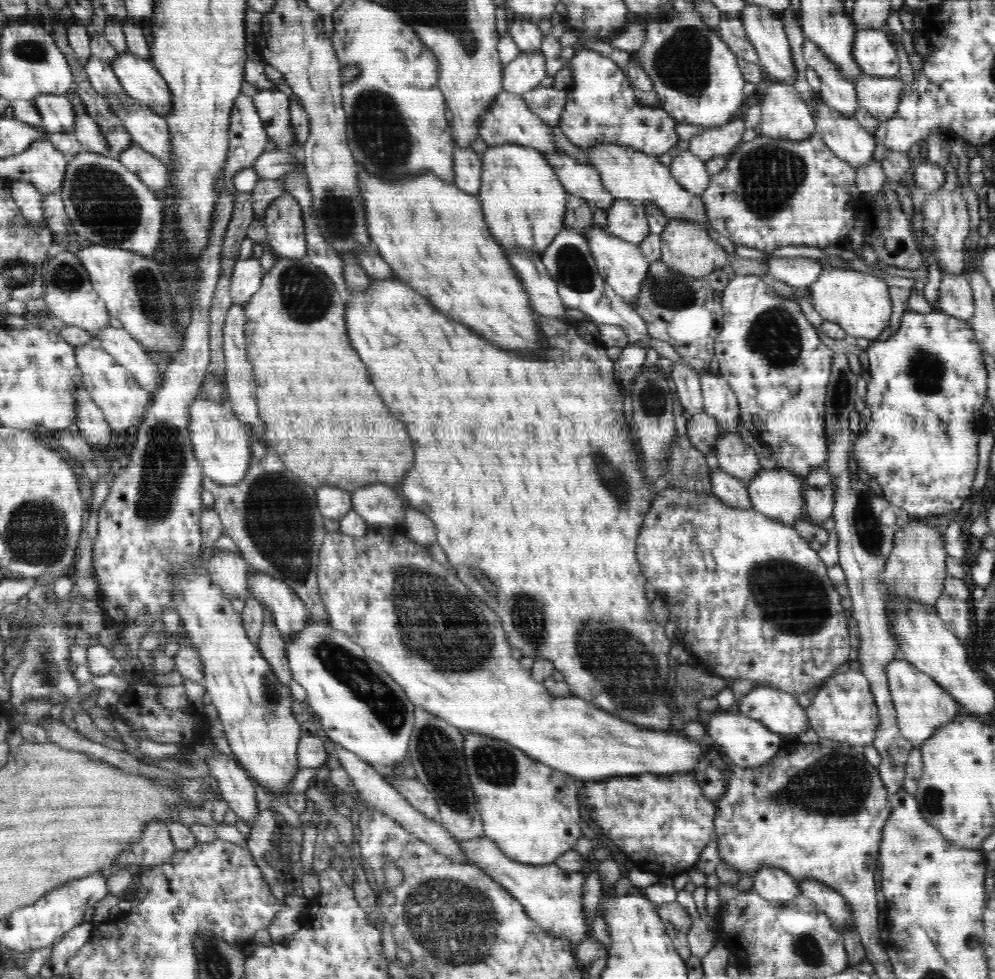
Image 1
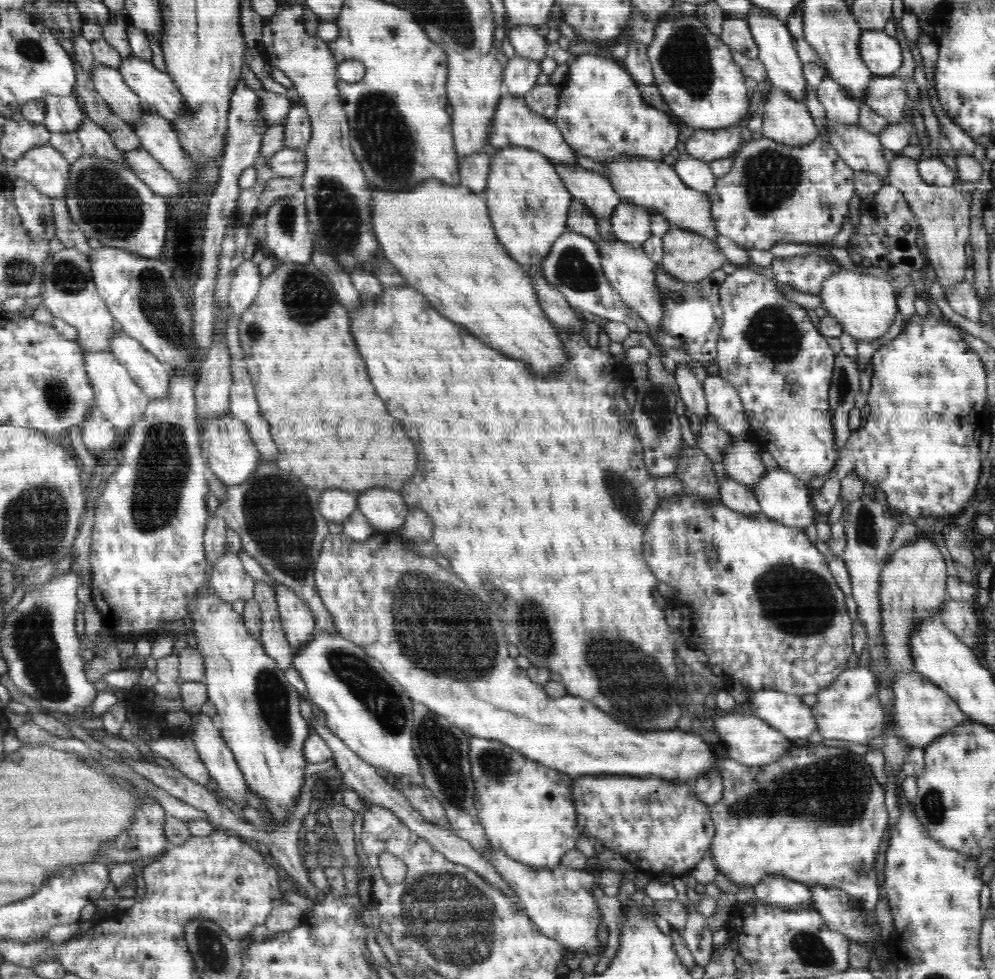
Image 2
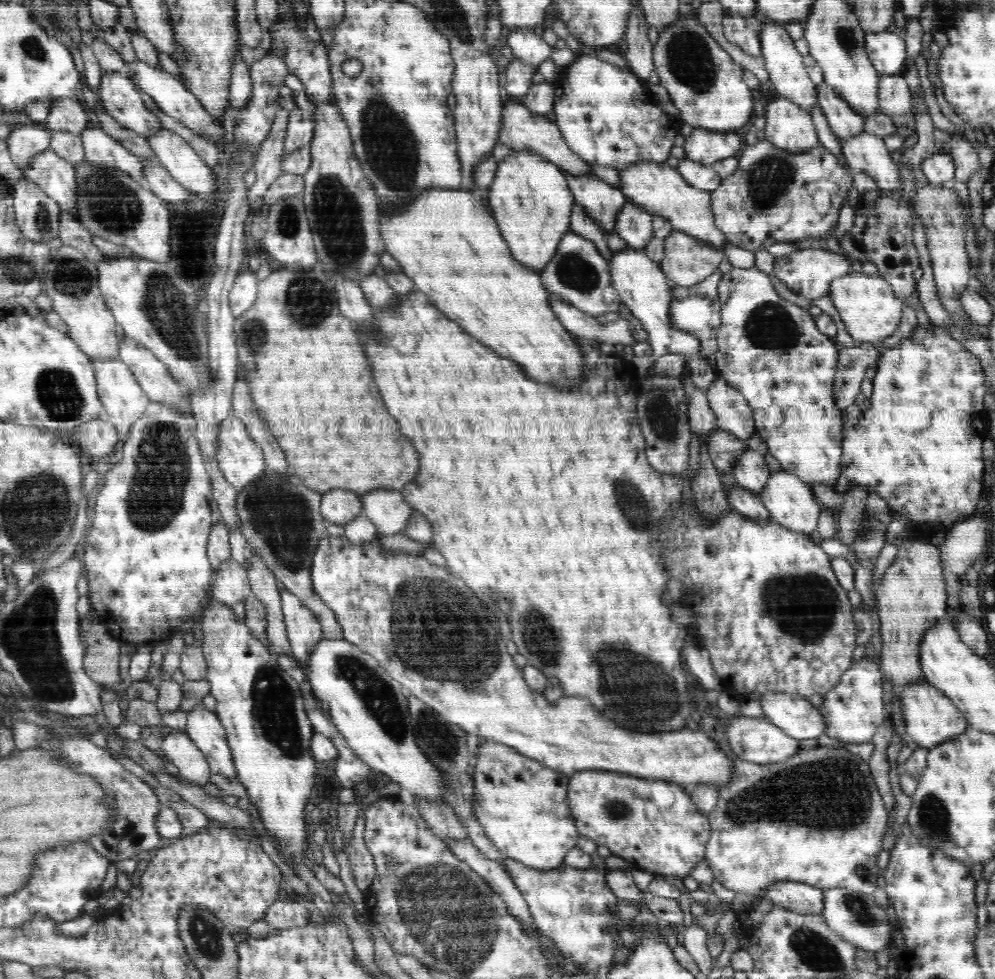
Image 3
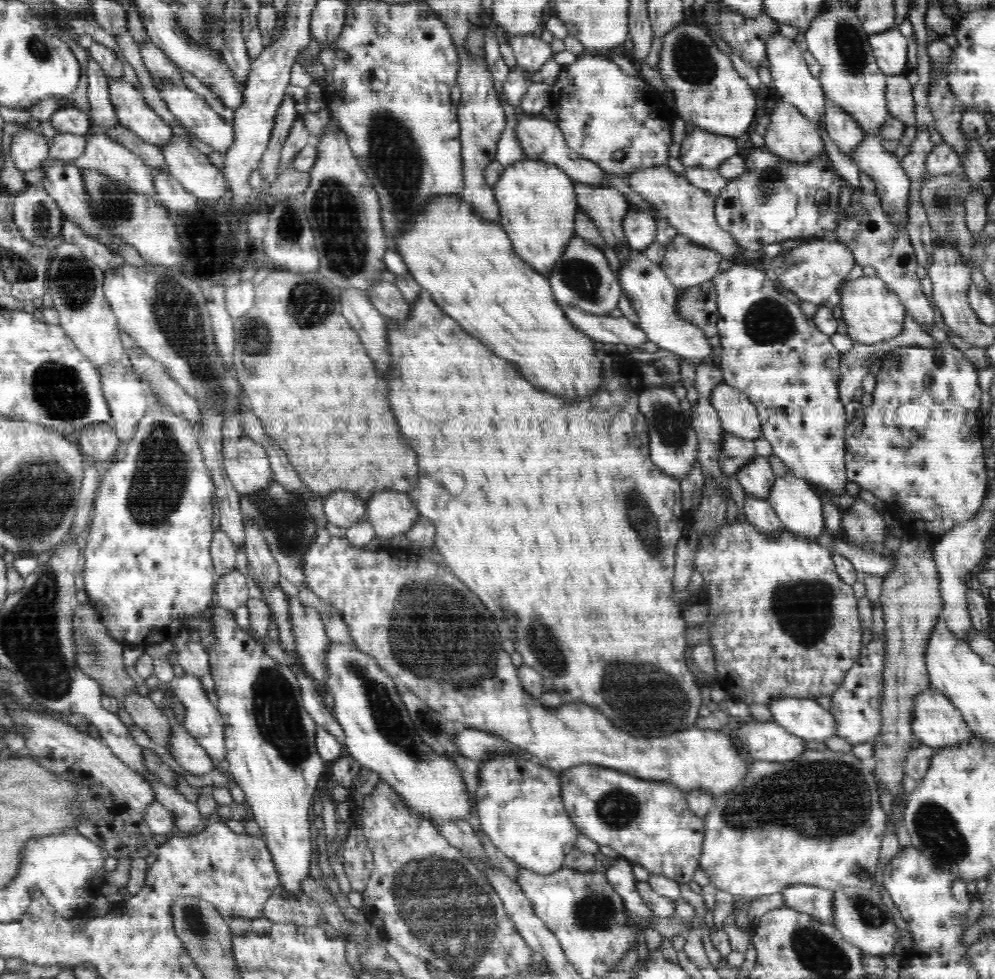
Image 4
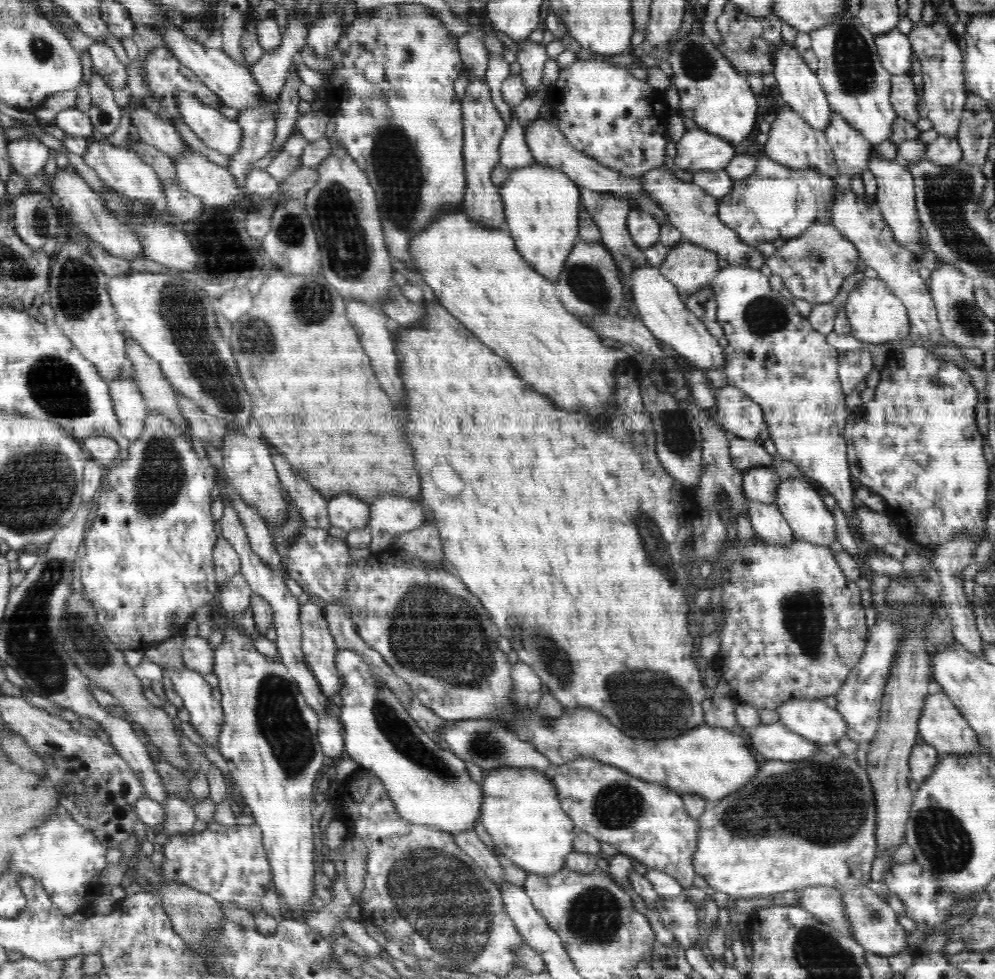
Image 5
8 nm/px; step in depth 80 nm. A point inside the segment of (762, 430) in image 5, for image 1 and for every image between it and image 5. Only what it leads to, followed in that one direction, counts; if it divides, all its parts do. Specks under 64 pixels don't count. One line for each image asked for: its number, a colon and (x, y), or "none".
1: (719, 400)
2: (724, 403)
3: (733, 414)
4: (738, 416)

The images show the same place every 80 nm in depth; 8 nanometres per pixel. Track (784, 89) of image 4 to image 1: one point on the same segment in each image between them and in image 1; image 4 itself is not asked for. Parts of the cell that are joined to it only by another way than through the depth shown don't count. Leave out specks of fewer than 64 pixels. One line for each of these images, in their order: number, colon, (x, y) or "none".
1: (764, 28)
2: (777, 51)
3: (784, 63)

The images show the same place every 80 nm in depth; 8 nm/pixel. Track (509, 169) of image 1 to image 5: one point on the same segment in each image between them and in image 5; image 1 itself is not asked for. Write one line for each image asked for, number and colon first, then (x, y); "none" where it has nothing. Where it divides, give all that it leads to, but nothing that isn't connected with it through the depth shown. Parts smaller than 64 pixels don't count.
2: (528, 204)
3: (529, 198)
4: (537, 202)
5: (542, 204)

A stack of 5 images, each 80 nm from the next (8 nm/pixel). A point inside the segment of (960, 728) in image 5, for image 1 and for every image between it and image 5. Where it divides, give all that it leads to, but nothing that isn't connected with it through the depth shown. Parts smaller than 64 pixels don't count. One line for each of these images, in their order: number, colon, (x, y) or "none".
1: (921, 705)
2: (924, 712)
3: (930, 718)
4: (936, 722)

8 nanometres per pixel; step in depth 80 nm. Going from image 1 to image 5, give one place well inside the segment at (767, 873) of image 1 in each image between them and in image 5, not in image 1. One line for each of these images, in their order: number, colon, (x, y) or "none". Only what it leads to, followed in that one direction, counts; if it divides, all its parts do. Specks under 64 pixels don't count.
2: (783, 892)
3: (797, 896)
4: (807, 898)
5: (825, 903)

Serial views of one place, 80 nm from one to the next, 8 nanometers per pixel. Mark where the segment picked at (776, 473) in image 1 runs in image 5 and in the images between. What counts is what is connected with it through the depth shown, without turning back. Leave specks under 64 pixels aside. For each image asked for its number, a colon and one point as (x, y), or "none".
2: (784, 498)
3: (790, 502)
4: (799, 508)
5: (801, 505)

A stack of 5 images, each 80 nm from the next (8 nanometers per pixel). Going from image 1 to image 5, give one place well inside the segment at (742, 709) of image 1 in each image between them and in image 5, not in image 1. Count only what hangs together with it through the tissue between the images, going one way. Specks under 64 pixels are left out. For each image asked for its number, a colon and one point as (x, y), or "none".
2: (786, 713)
3: (796, 717)
4: (804, 718)
5: (814, 720)

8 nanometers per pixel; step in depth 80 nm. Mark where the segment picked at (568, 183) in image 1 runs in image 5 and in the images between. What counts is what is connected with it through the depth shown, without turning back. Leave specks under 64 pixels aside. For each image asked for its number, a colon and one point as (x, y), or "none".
2: (592, 188)
3: (602, 202)
4: (606, 207)
5: (610, 213)

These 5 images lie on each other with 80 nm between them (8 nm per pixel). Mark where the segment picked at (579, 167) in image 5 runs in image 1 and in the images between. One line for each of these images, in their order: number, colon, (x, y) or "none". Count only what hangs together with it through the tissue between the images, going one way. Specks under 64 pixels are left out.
1: (509, 120)
2: (513, 124)
3: (522, 130)
4: (542, 140)

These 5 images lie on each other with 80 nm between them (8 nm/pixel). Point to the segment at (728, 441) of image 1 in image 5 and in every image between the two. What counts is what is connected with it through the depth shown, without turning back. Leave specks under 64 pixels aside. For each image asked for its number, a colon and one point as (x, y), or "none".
2: (742, 461)
3: (750, 471)
4: (757, 477)
5: (760, 484)

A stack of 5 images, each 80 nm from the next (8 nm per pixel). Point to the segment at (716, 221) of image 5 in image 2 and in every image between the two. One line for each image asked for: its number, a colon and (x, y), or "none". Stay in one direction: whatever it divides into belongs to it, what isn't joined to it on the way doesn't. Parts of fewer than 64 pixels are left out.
2: (653, 184)
3: (661, 190)
4: (691, 210)

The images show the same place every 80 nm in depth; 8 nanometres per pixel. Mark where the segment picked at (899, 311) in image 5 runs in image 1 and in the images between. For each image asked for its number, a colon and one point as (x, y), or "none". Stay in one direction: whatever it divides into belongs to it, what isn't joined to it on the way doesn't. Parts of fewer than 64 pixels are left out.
1: (858, 302)
2: (864, 305)
3: (866, 304)
4: (873, 313)

